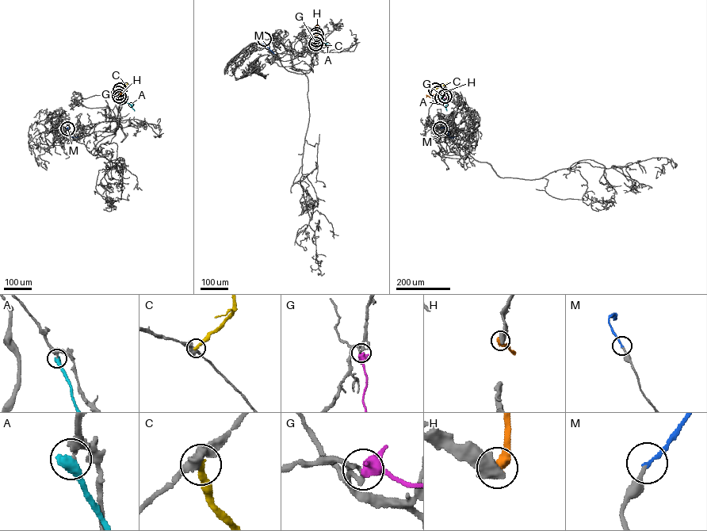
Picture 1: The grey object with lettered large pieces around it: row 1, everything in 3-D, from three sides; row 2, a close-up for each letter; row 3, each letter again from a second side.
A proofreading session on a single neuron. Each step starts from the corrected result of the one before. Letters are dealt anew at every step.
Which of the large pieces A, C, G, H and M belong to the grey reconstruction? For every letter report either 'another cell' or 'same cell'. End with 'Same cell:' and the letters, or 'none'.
A: another cell
C: another cell
G: another cell
H: another cell
M: same cell
Same cell: M

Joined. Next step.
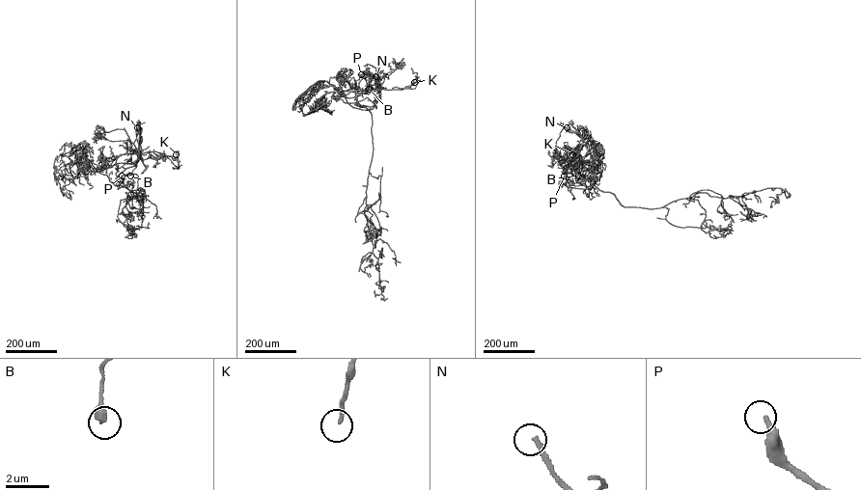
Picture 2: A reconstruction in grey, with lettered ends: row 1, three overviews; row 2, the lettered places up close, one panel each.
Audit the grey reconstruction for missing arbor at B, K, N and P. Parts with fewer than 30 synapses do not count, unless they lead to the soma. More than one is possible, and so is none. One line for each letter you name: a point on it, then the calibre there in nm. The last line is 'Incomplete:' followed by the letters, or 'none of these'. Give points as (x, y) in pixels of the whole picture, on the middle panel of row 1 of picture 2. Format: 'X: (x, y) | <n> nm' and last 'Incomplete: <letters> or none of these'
P: (361, 74) | 320 nm
Incomplete: P

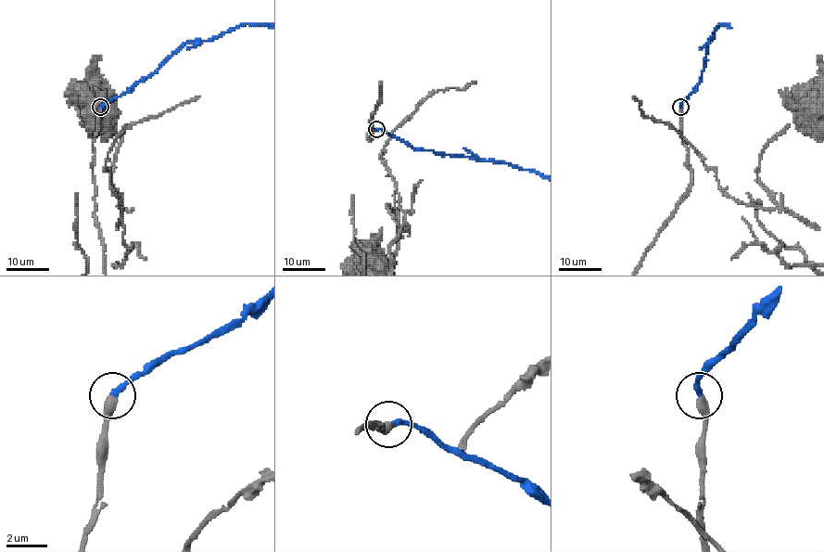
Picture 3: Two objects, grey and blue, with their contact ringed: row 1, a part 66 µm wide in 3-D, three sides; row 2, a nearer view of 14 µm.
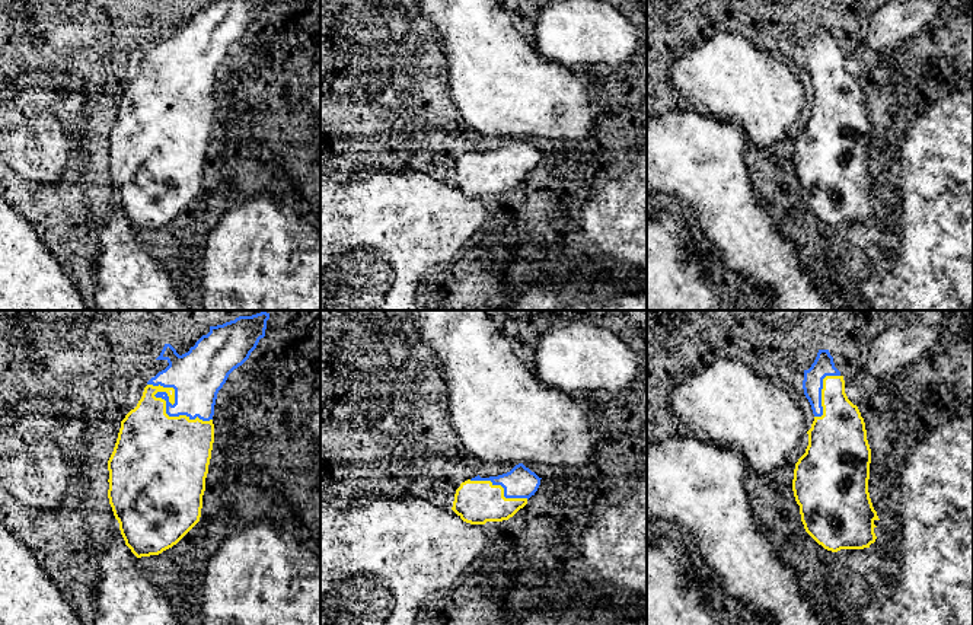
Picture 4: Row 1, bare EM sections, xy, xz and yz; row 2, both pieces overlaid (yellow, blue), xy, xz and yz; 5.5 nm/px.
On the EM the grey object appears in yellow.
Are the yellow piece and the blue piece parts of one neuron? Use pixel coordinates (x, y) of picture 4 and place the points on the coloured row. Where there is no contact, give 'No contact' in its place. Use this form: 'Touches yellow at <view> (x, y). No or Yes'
Touches yellow at xy (165, 407). Yes

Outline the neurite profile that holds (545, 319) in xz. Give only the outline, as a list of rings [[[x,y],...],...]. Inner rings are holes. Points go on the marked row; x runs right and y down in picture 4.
[[[537,310],[536,312],[536,328],[542,332],[546,329],[564,325],[574,321],[571,310]]]

